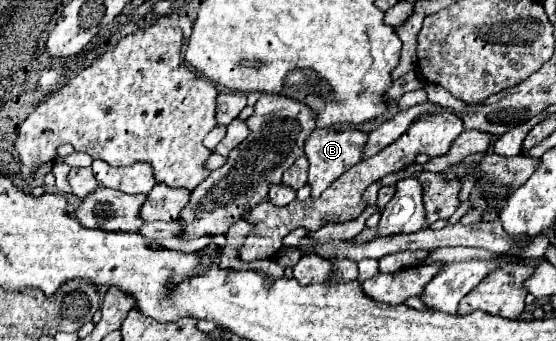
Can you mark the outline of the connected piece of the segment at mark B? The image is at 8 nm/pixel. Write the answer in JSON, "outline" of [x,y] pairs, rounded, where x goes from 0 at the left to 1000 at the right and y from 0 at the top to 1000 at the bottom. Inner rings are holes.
{"outline":[[[583,375],[583,381],[565,381],[561,399],[550,411],[547,428],[547,452],[558,475],[554,493],[554,540],[561,545],[561,581],[576,581],[576,569],[615,510],[622,504],[629,487],[647,475],[651,457],[651,428],[658,416],[662,393],[647,387],[647,381],[601,381],[601,375]]]}

